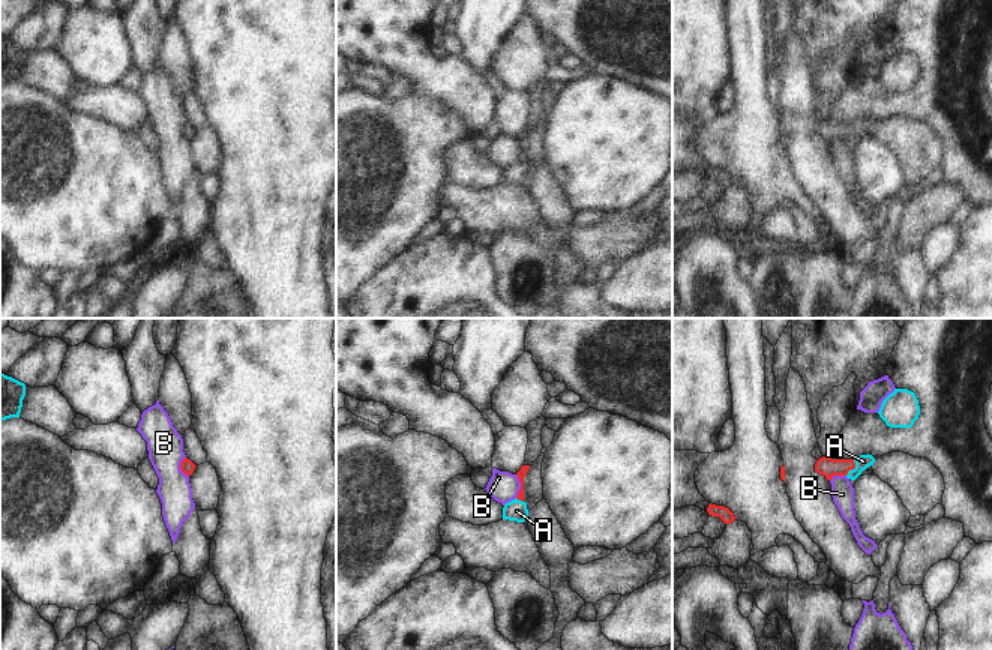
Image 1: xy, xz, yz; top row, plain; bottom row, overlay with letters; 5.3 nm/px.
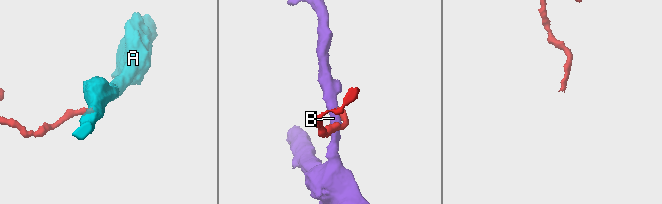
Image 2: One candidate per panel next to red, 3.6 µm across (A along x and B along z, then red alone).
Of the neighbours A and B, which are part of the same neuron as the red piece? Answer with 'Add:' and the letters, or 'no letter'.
Add: A

